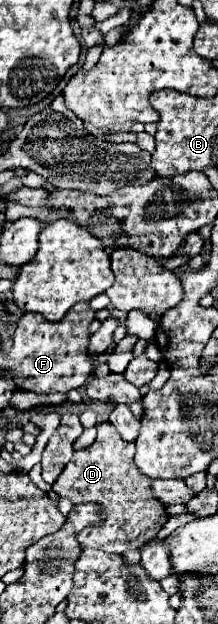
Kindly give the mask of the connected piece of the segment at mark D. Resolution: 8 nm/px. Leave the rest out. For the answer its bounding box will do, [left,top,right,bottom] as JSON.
[52,421,166,553]

